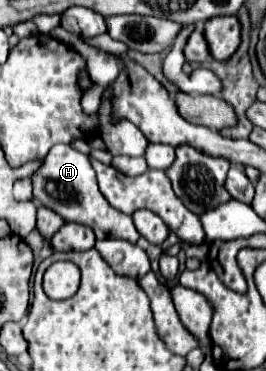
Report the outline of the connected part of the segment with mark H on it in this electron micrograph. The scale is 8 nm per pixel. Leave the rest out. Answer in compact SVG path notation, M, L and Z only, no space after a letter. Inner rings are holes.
M56 144L44 158L44 166L36 174L32 174L30 180L34 184L36 202L52 208L66 222L78 222L78 224L90 226L98 240L100 238L120 238L120 240L128 240L130 244L136 244L136 240L140 238L138 230L134 228L132 218L128 214L122 214L120 210L108 206L108 200L100 194L94 168L90 166L90 160L86 154L76 152L64 144Z

